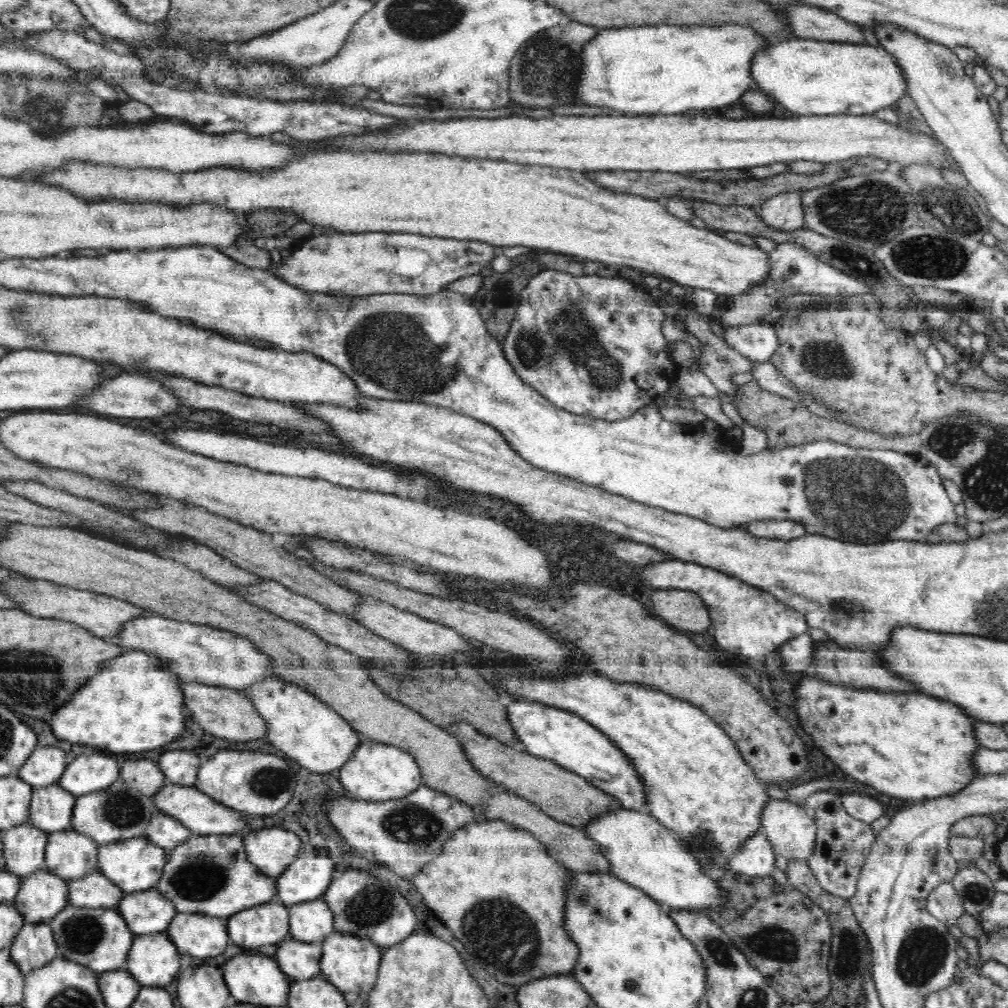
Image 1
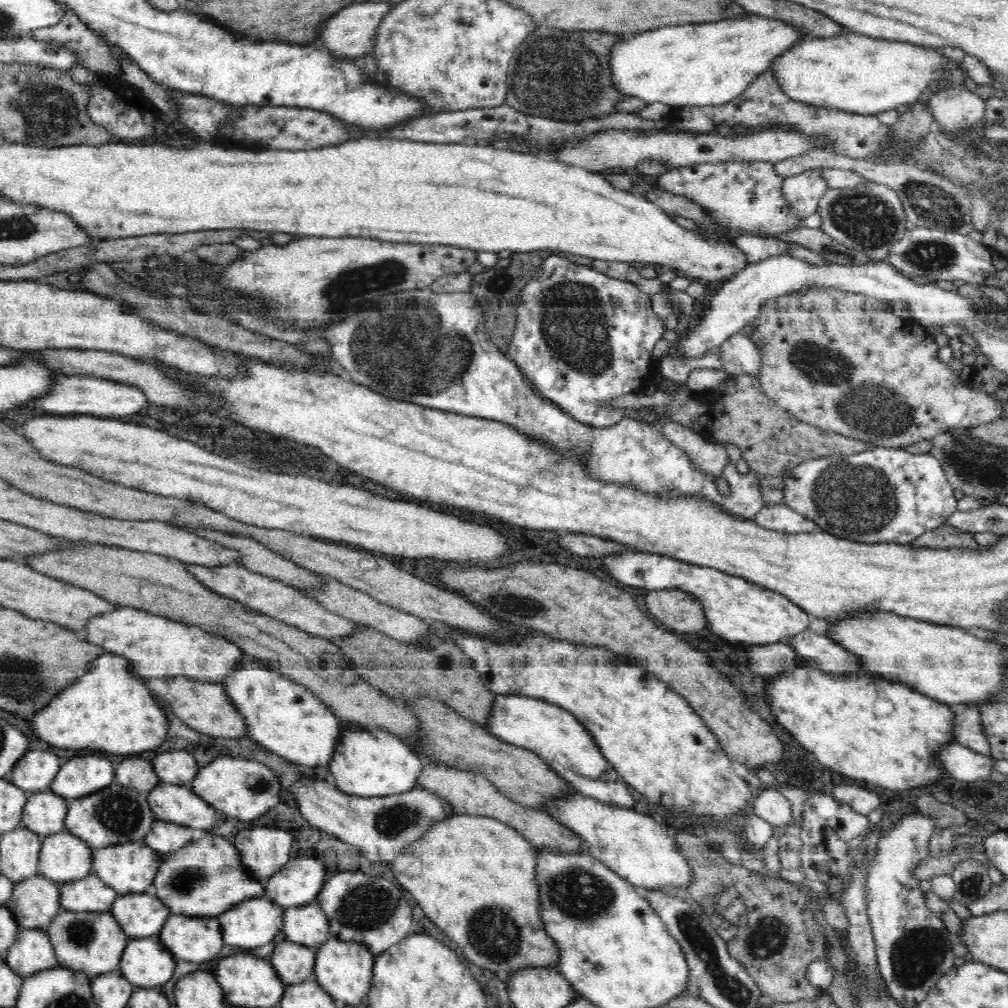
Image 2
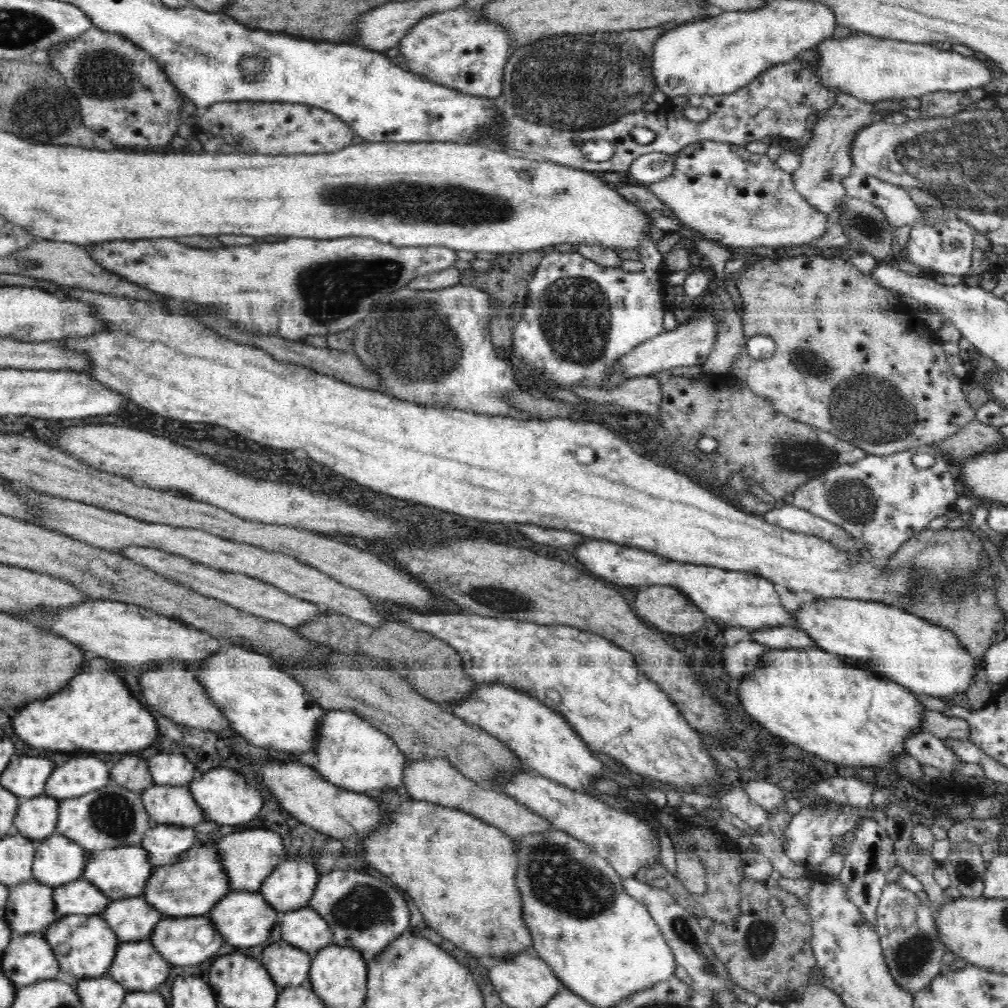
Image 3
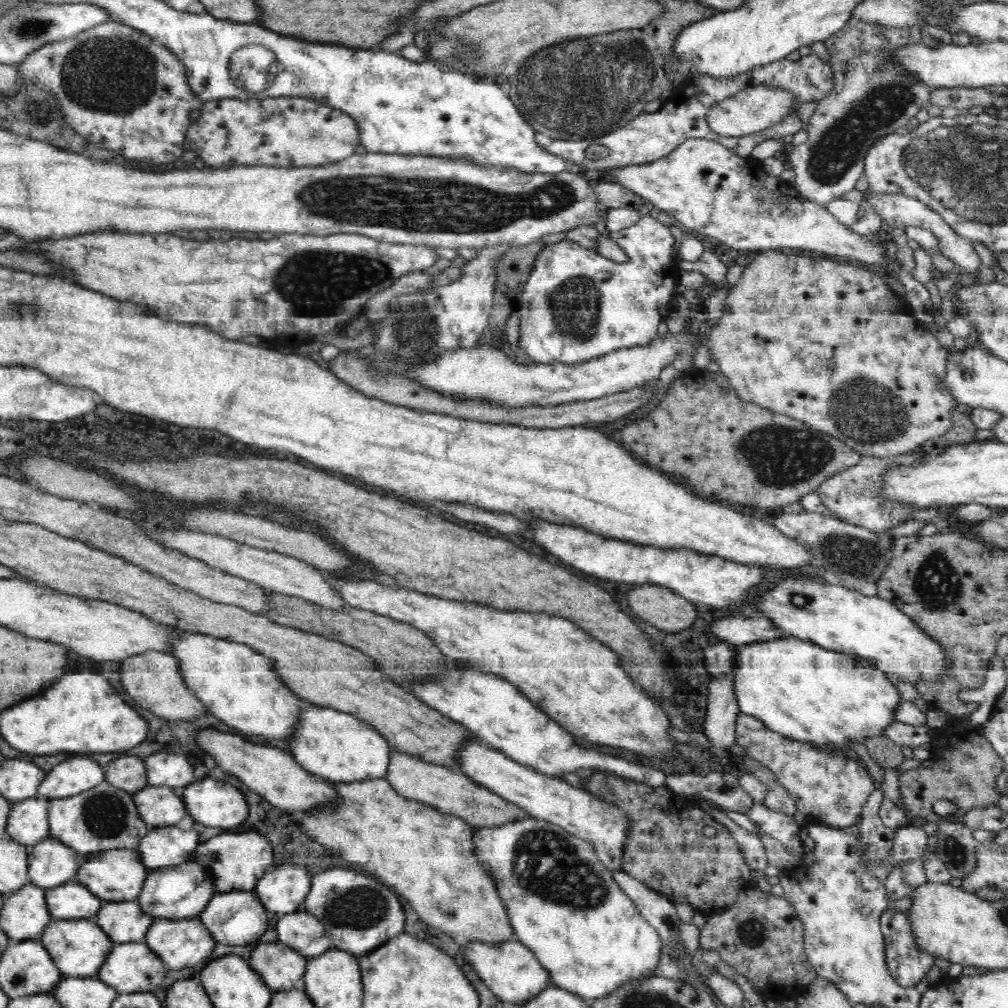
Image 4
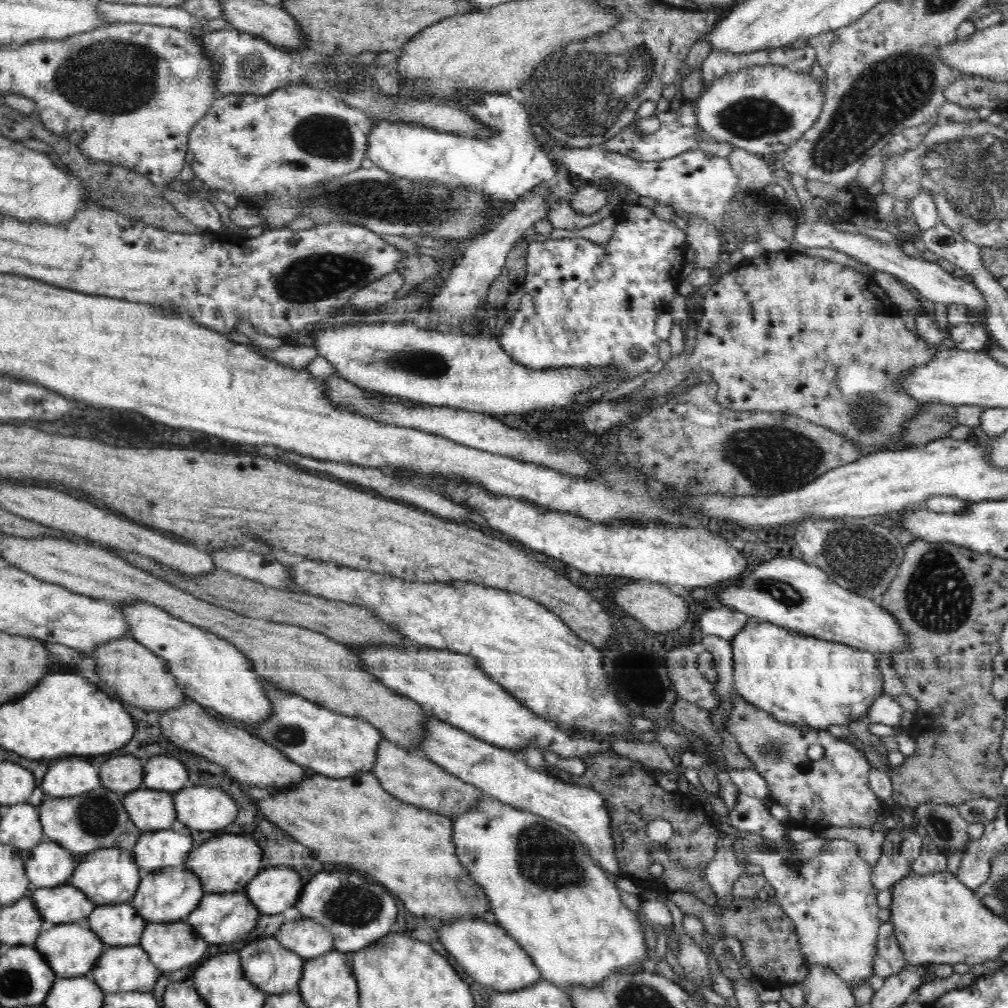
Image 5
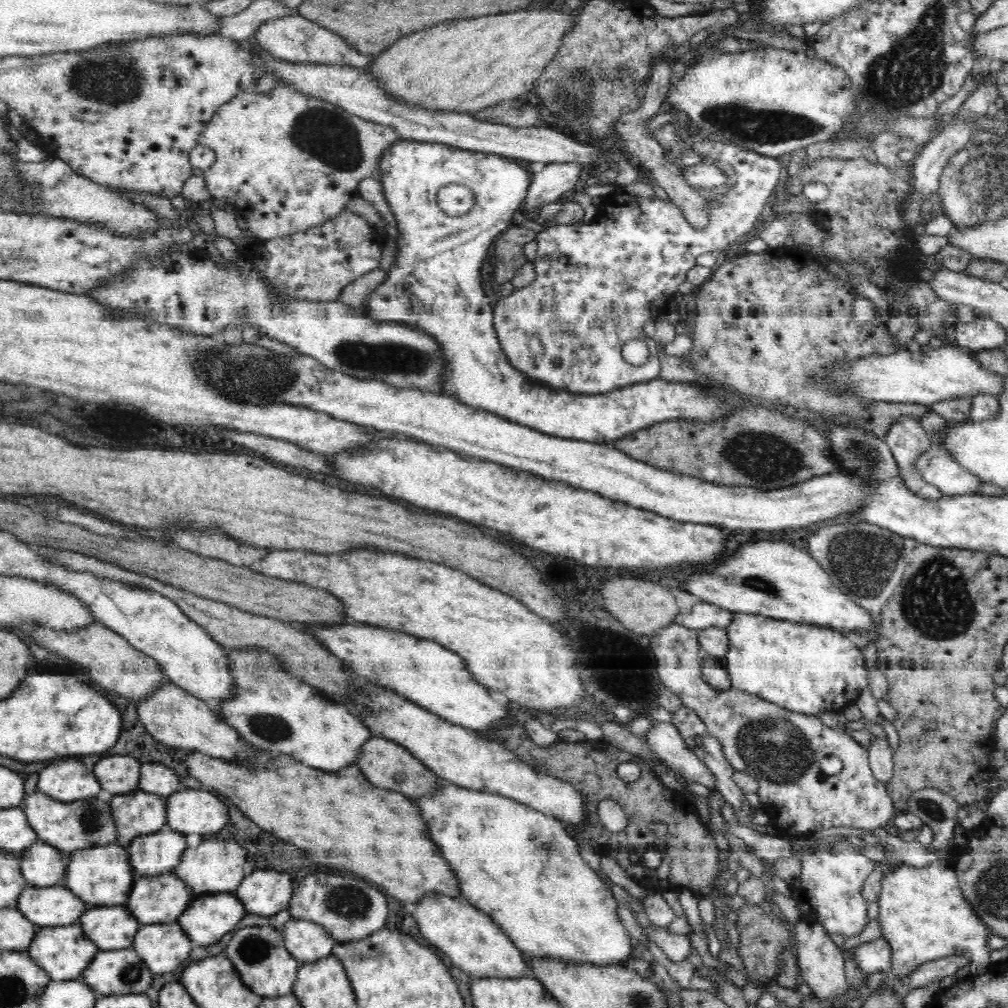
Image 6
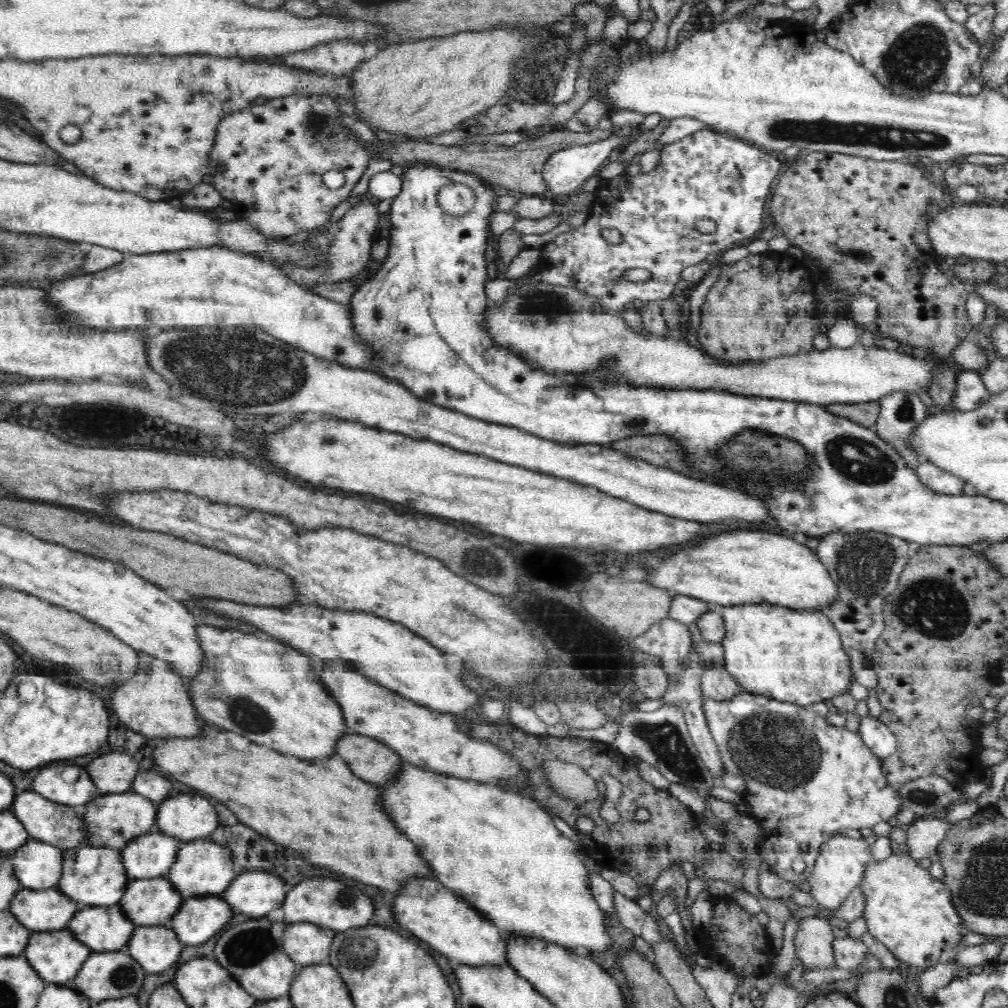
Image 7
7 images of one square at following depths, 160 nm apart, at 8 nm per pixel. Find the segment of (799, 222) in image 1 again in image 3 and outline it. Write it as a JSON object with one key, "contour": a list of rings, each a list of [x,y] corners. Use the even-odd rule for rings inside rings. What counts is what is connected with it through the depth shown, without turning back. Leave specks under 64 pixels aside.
{"contour":[[[840,92],[828,109],[821,109],[818,112],[819,119],[812,128],[812,136],[799,149],[800,166],[791,174],[795,189],[810,205],[819,212],[829,215],[847,197],[844,178],[848,178],[856,171],[851,156],[856,136],[870,124],[878,122],[872,120],[874,108],[879,112],[889,111],[888,119],[884,119],[888,121],[896,112],[904,108],[900,103],[901,100],[902,97],[892,97],[880,101],[866,101],[858,99],[854,93]]]}

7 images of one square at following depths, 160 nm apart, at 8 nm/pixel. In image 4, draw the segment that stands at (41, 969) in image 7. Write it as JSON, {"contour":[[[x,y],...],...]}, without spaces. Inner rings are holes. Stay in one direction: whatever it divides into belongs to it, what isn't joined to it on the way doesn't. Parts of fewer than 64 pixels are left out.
{"contour":[[[90,920],[52,922],[42,934],[42,942],[61,974],[68,974],[68,977],[92,977],[92,974],[100,970],[100,964],[104,965],[104,956],[108,956],[108,952],[112,950],[108,936],[104,936],[104,932]]]}

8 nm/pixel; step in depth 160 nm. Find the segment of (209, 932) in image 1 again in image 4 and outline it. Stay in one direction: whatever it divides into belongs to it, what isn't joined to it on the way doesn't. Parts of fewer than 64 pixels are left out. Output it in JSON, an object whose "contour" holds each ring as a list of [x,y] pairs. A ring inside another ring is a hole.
{"contour":[[[154,920],[146,944],[168,968],[196,966],[214,950],[214,940],[200,928],[200,920]]]}

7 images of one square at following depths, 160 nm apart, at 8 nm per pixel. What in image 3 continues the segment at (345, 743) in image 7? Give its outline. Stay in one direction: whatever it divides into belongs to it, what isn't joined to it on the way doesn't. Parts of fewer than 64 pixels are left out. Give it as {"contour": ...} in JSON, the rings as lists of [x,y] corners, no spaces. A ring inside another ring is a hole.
{"contour":[[[446,759],[409,760],[409,764],[404,766],[401,774],[402,789],[412,799],[426,800],[444,808],[461,810],[461,812],[500,829],[512,840],[518,836],[524,836],[526,833],[536,833],[553,828],[548,819],[531,812],[528,807],[520,804],[510,795],[479,784],[460,774],[460,771],[456,770],[456,767]]]}

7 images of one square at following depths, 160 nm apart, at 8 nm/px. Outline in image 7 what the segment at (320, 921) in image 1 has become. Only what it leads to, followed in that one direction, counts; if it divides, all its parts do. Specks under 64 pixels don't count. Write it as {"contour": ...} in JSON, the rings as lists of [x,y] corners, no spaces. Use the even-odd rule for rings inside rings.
{"contour":[[[289,923],[283,936],[284,951],[299,967],[324,963],[334,936],[335,931],[314,923]]]}

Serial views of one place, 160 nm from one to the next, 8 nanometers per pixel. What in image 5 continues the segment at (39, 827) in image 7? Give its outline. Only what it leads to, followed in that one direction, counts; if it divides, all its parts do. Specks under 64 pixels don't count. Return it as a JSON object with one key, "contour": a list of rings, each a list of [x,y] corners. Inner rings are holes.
{"contour":[[[99,786],[94,791],[66,799],[57,799],[44,794],[44,800],[37,808],[44,838],[58,843],[77,857],[99,848],[116,847],[132,851],[142,832],[137,830],[124,810],[124,803],[116,792]]]}

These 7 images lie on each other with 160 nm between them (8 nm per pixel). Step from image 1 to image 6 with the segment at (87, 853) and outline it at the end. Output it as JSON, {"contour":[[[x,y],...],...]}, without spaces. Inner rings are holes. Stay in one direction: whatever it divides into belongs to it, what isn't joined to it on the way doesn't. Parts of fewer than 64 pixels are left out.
{"contour":[[[37,840],[19,855],[21,873],[30,887],[46,888],[63,883],[66,858],[60,849]]]}

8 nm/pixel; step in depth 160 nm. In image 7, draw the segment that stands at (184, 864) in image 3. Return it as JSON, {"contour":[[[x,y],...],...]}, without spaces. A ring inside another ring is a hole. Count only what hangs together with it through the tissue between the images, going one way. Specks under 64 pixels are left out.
{"contour":[[[168,878],[156,880],[130,879],[125,888],[124,898],[120,900],[120,908],[126,918],[130,918],[136,926],[166,926],[168,920],[180,908],[182,895],[172,886]]]}

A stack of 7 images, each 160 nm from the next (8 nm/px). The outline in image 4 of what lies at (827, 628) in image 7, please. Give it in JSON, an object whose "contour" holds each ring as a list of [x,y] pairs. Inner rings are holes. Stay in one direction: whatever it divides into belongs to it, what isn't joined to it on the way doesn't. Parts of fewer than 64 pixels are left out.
{"contour":[[[788,635],[769,639],[766,641],[754,641],[752,644],[739,645],[736,650],[734,661],[734,691],[738,700],[740,713],[756,717],[757,720],[764,722],[768,728],[774,732],[779,732],[786,738],[796,740],[816,740],[816,744],[830,745],[837,750],[849,750],[849,744],[852,742],[864,743],[867,739],[875,738],[874,736],[884,735],[884,730],[891,726],[895,720],[897,707],[902,700],[895,686],[895,680],[886,675],[884,671],[874,664],[858,665],[856,657],[848,656],[848,653],[836,652],[833,649],[825,649],[812,641],[802,640],[799,637],[790,637]]]}

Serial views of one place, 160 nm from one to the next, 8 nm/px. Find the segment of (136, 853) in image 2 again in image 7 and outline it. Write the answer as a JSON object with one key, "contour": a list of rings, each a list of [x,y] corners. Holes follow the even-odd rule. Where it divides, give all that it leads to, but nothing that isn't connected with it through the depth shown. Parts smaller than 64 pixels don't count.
{"contour":[[[82,844],[80,847],[62,851],[62,878],[57,884],[62,894],[66,894],[68,898],[72,898],[76,902],[84,902],[86,906],[110,906],[110,904],[120,902],[130,878],[126,874],[124,863],[121,862],[119,849],[90,847]]]}

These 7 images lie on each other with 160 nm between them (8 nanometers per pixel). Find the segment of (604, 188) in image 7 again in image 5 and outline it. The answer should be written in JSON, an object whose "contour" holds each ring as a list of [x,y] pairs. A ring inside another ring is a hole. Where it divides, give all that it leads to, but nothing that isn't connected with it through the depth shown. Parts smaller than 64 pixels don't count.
{"contour":[[[630,208],[624,216],[620,216],[620,222],[614,230],[612,239],[606,244],[594,244],[585,238],[563,238],[563,239],[546,239],[545,241],[536,241],[530,239],[527,248],[527,273],[525,276],[524,295],[521,298],[519,309],[513,314],[510,320],[506,320],[503,330],[494,335],[497,342],[500,343],[505,354],[512,358],[513,362],[520,363],[521,366],[530,367],[532,370],[564,370],[564,368],[576,368],[577,370],[613,370],[613,375],[604,377],[595,385],[588,389],[582,389],[576,393],[572,402],[584,402],[587,399],[599,398],[606,391],[617,388],[622,381],[627,381],[638,375],[648,373],[659,359],[659,343],[661,342],[656,336],[654,324],[660,314],[670,313],[670,302],[677,294],[677,284],[681,279],[681,272],[685,264],[686,240],[680,240],[684,233],[678,229],[676,224],[665,222],[665,220],[656,218],[654,212],[646,208]],[[633,349],[640,349],[641,355],[634,357]]]}

